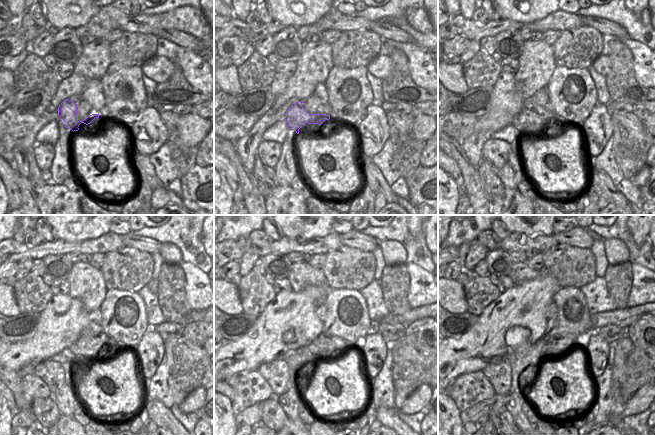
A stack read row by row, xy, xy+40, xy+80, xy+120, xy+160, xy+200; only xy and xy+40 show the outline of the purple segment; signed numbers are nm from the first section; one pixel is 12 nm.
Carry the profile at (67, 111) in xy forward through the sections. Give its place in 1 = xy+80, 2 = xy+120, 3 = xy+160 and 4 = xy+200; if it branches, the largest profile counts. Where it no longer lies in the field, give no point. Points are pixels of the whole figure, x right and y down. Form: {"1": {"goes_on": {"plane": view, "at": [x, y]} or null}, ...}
{"1": {"goes_on": {"plane": "xy+80", "at": [538, 115]}}, "2": {"goes_on": {"plane": "xy+120", "at": [92, 336]}}, "3": {"goes_on": {"plane": "xy+160", "at": [328, 345]}}, "4": {"goes_on": {"plane": "xy+200", "at": [556, 344]}}}

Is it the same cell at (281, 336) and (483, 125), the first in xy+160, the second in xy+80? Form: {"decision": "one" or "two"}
{"decision": "one"}

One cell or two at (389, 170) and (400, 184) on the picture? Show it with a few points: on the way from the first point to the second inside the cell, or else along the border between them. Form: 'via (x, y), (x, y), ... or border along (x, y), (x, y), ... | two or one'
border along (400, 176), (390, 186) | two

